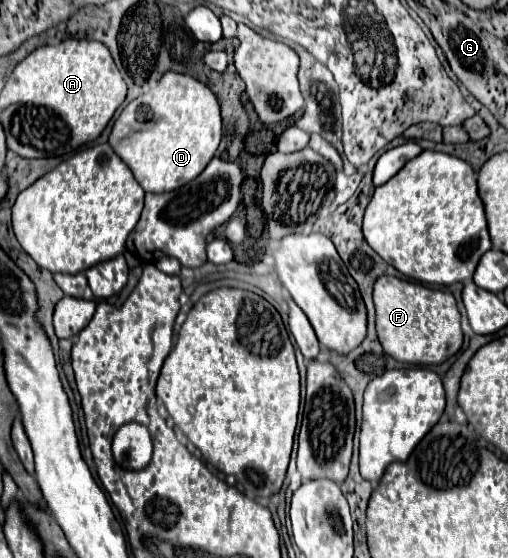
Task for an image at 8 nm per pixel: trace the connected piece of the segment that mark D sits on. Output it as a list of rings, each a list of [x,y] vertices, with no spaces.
[[[166,72],[160,84],[134,98],[116,118],[110,146],[128,164],[146,192],[170,192],[194,180],[214,158],[222,138],[222,118],[216,94],[192,76]]]

